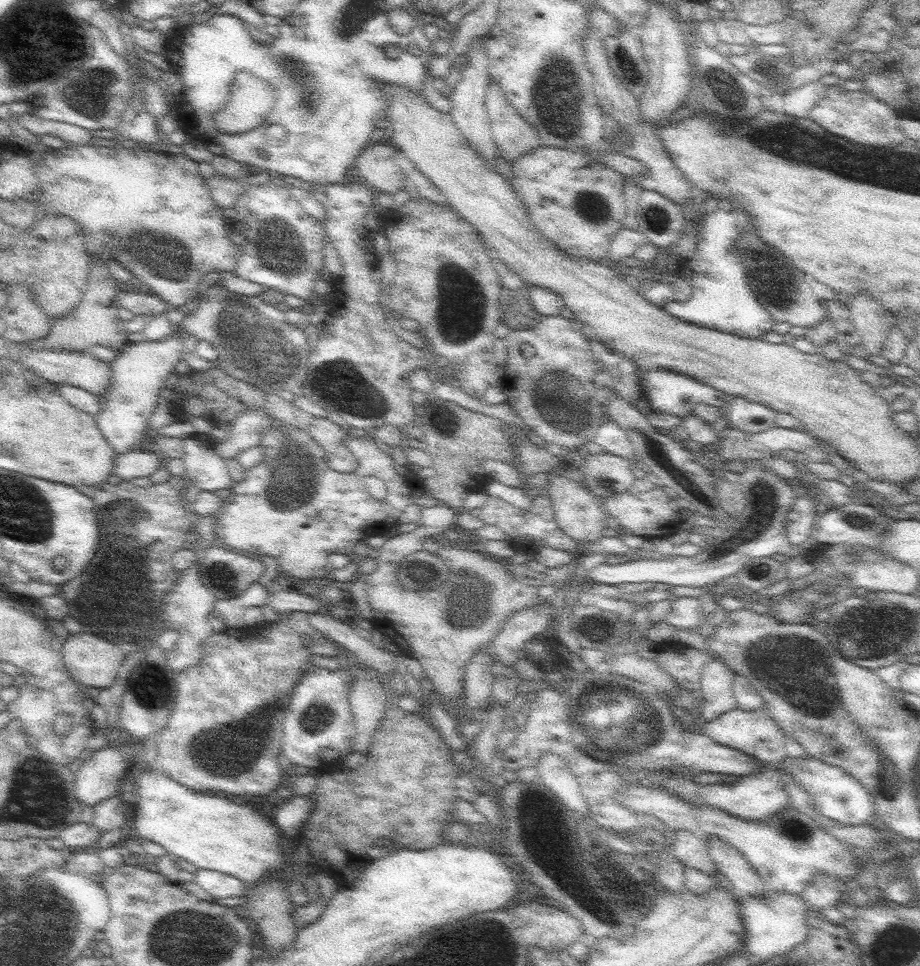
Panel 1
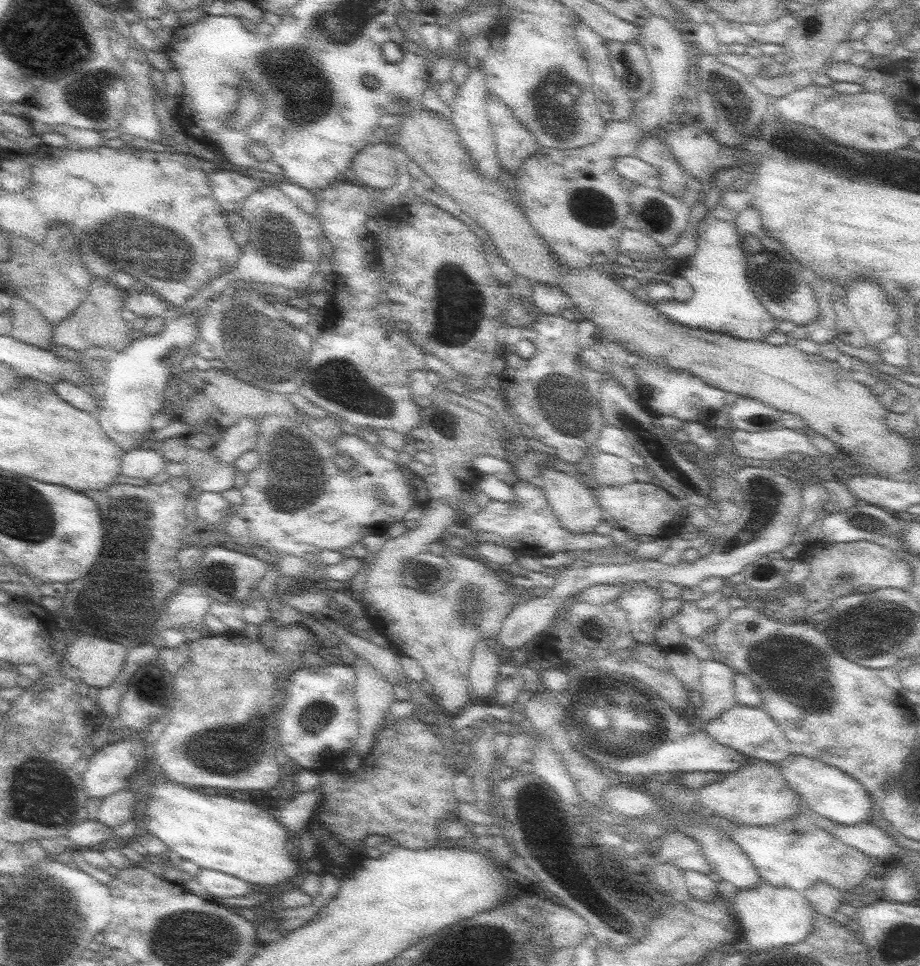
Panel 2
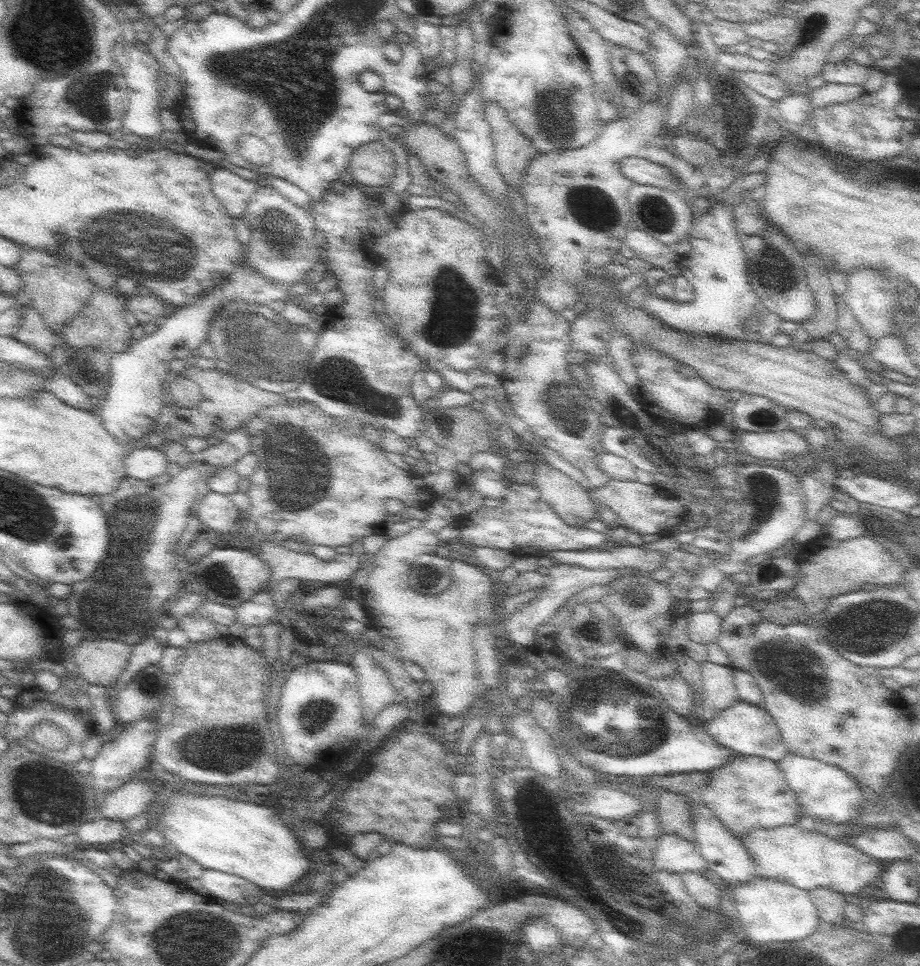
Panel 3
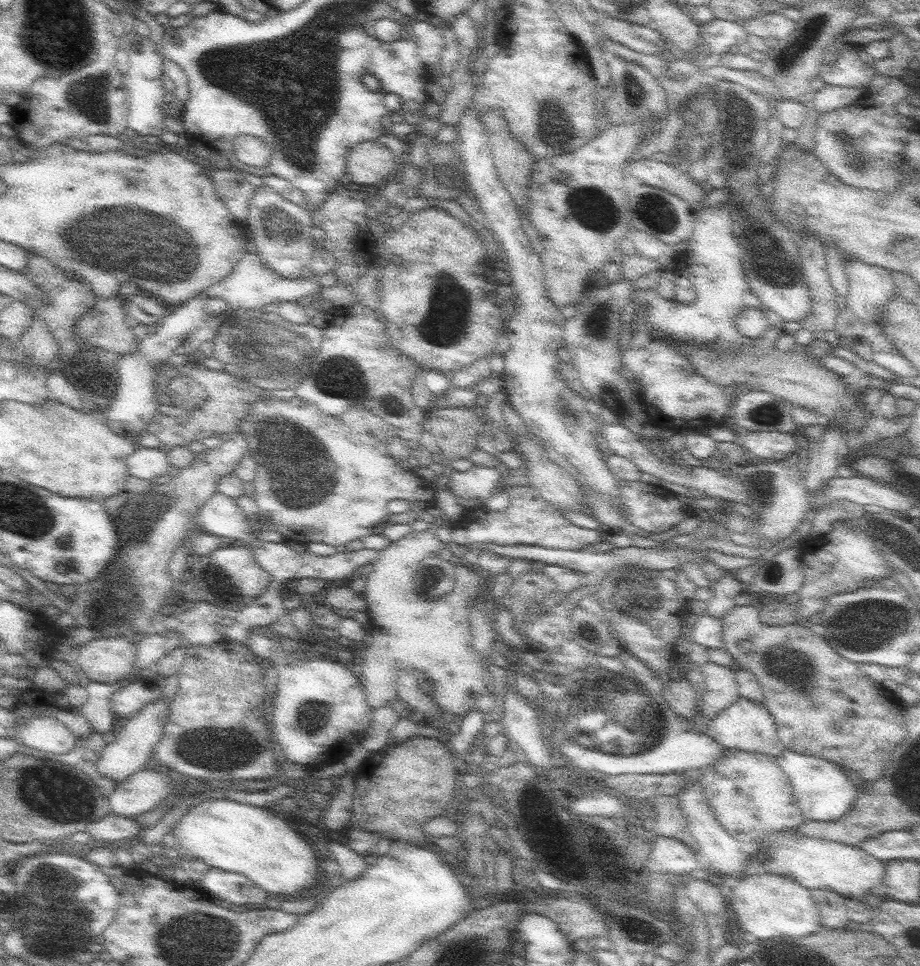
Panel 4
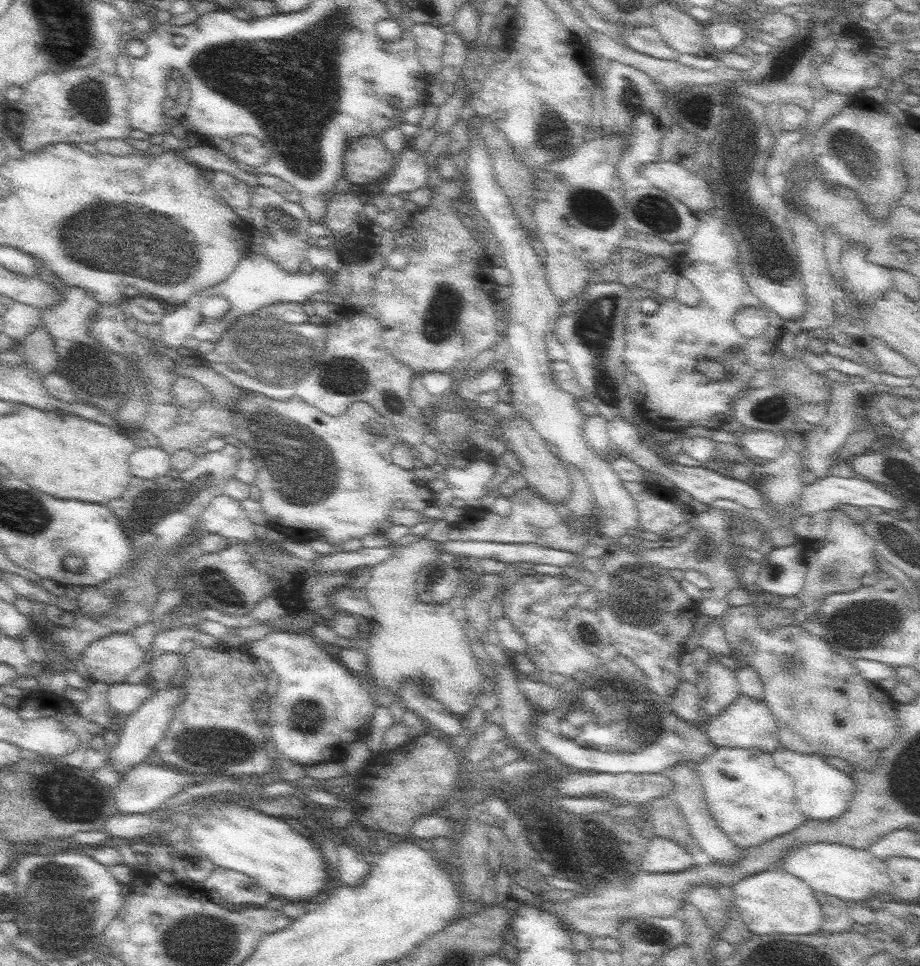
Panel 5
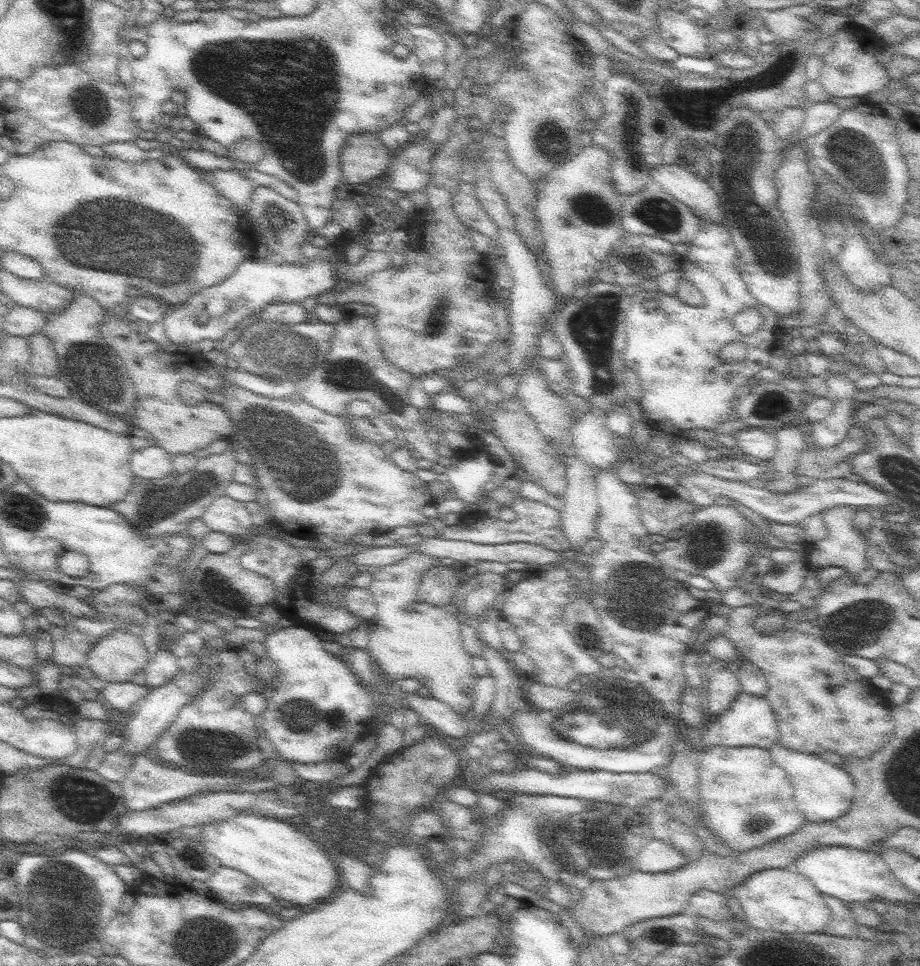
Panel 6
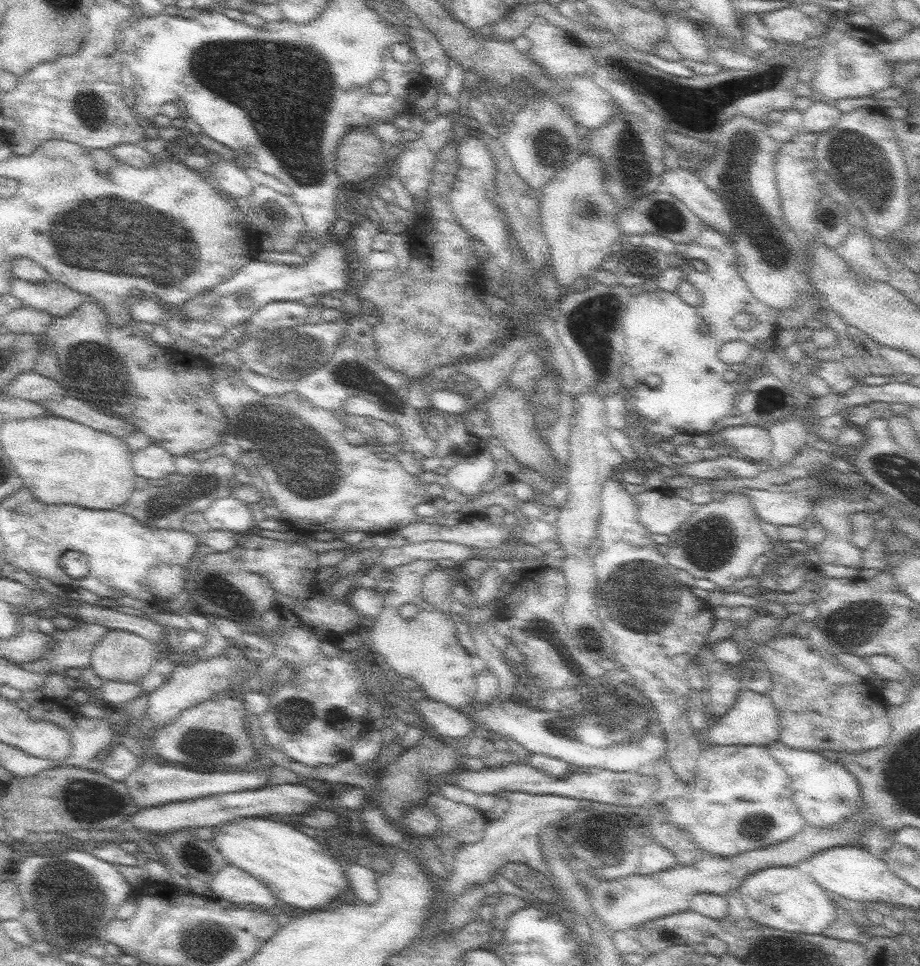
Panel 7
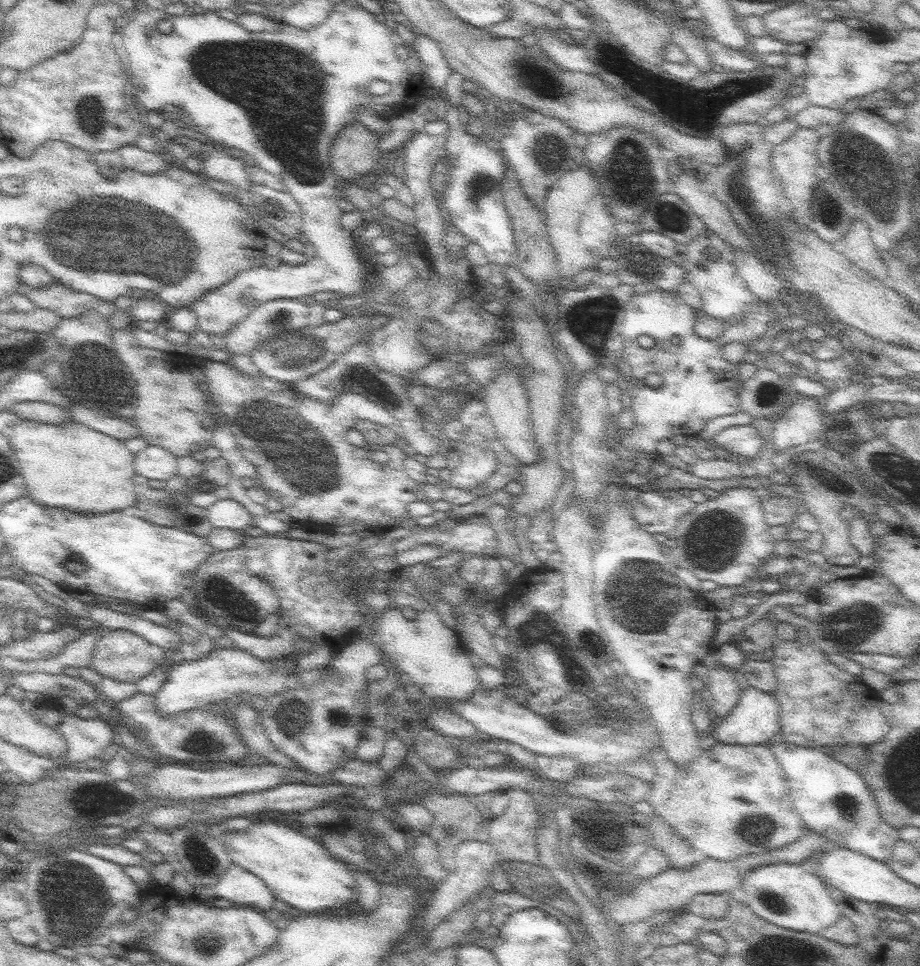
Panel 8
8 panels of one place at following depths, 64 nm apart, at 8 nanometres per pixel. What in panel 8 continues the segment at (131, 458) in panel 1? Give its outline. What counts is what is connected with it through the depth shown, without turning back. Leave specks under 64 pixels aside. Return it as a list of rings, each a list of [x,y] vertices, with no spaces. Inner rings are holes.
[[[147,446],[135,454],[135,472],[147,480],[147,484],[155,480],[167,482],[177,476],[177,456],[173,456],[163,446]]]

